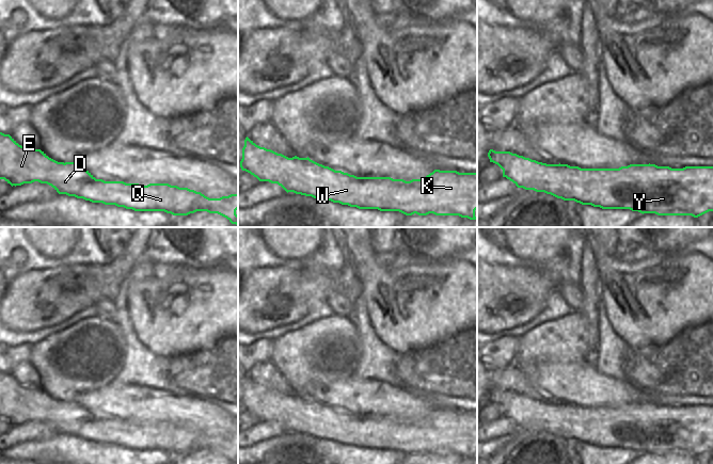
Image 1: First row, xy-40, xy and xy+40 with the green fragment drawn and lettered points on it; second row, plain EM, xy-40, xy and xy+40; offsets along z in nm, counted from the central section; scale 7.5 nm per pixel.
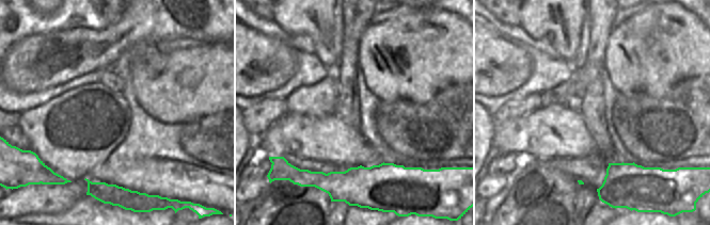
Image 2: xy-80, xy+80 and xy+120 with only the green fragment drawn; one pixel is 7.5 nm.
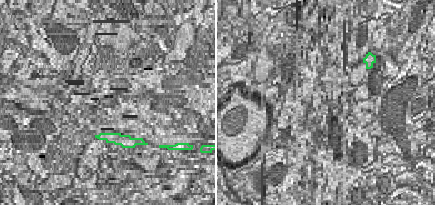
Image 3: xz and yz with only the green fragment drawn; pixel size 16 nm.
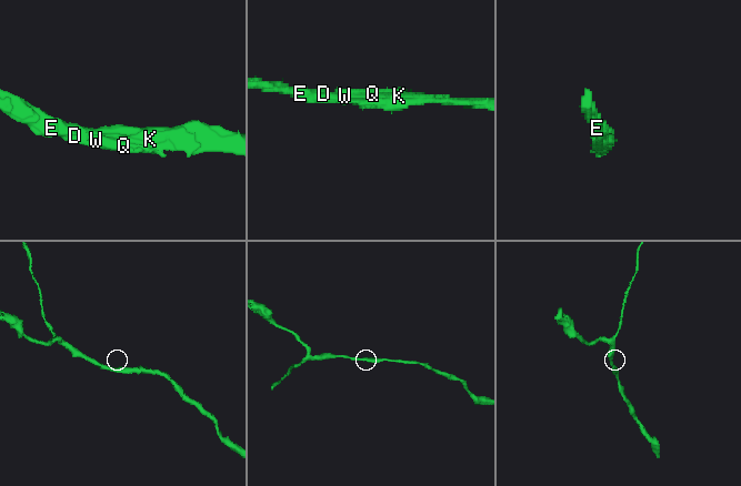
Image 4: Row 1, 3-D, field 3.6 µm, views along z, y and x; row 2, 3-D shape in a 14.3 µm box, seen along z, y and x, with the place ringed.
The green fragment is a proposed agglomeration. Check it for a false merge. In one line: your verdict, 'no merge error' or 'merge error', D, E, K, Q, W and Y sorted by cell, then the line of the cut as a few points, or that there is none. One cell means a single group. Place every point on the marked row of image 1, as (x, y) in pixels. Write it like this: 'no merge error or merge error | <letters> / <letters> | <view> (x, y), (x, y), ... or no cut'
no merge error | D E K Q W Y | no cut

